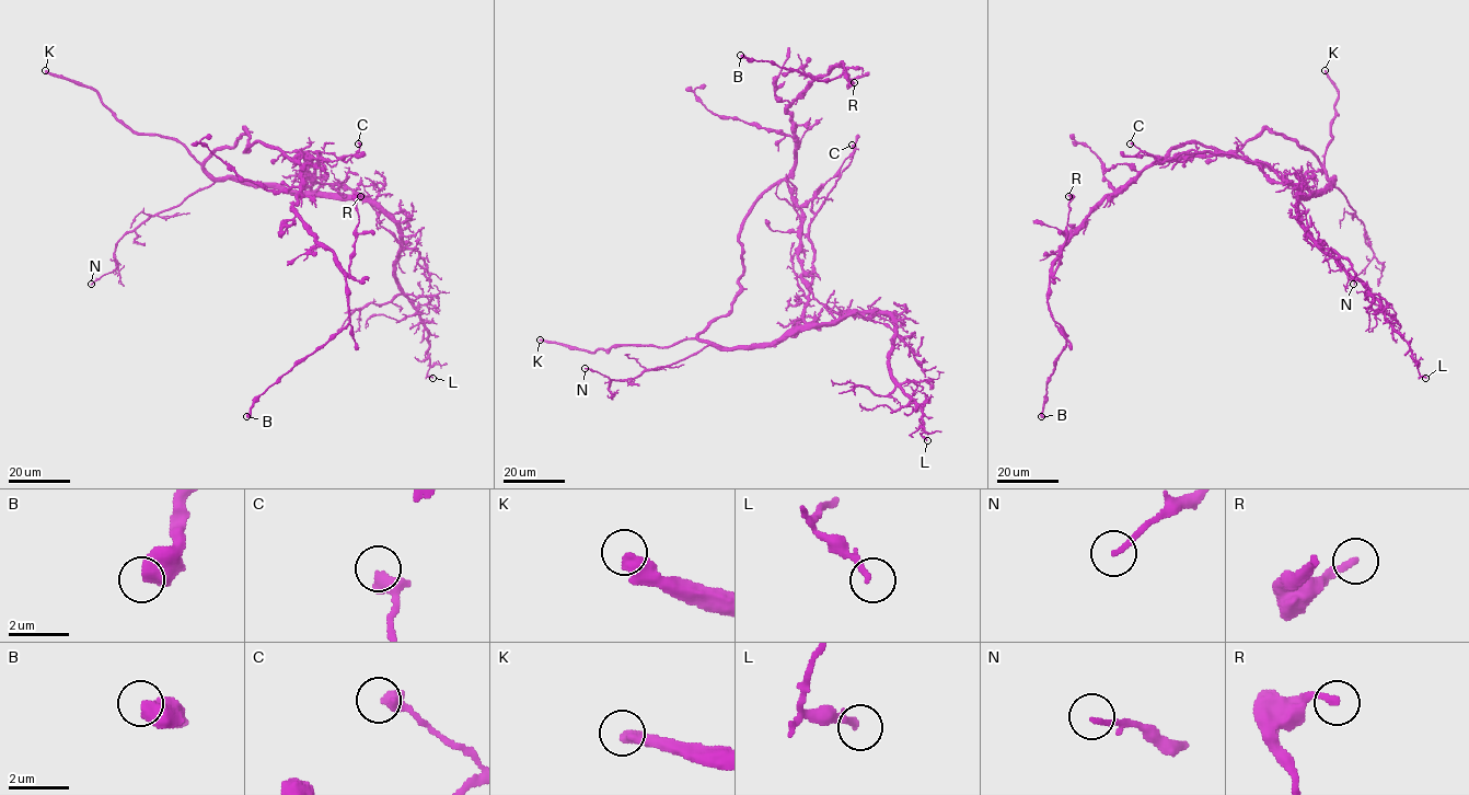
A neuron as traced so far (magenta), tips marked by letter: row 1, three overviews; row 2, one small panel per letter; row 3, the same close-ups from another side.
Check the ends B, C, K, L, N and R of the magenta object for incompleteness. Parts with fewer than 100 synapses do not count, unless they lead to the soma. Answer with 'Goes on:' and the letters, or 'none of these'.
Goes on: K

